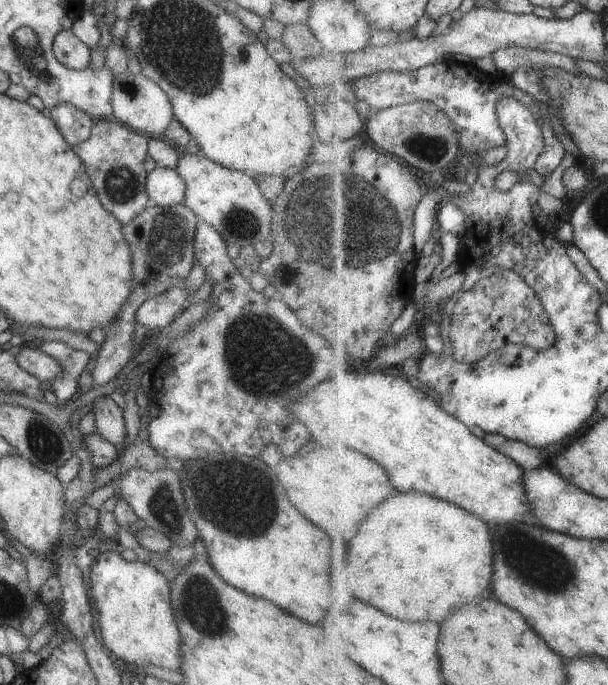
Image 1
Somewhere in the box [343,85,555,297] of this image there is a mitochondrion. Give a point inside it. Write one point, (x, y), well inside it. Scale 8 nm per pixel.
(423, 147)

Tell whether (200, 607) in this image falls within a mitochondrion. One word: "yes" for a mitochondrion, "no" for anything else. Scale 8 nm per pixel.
yes

